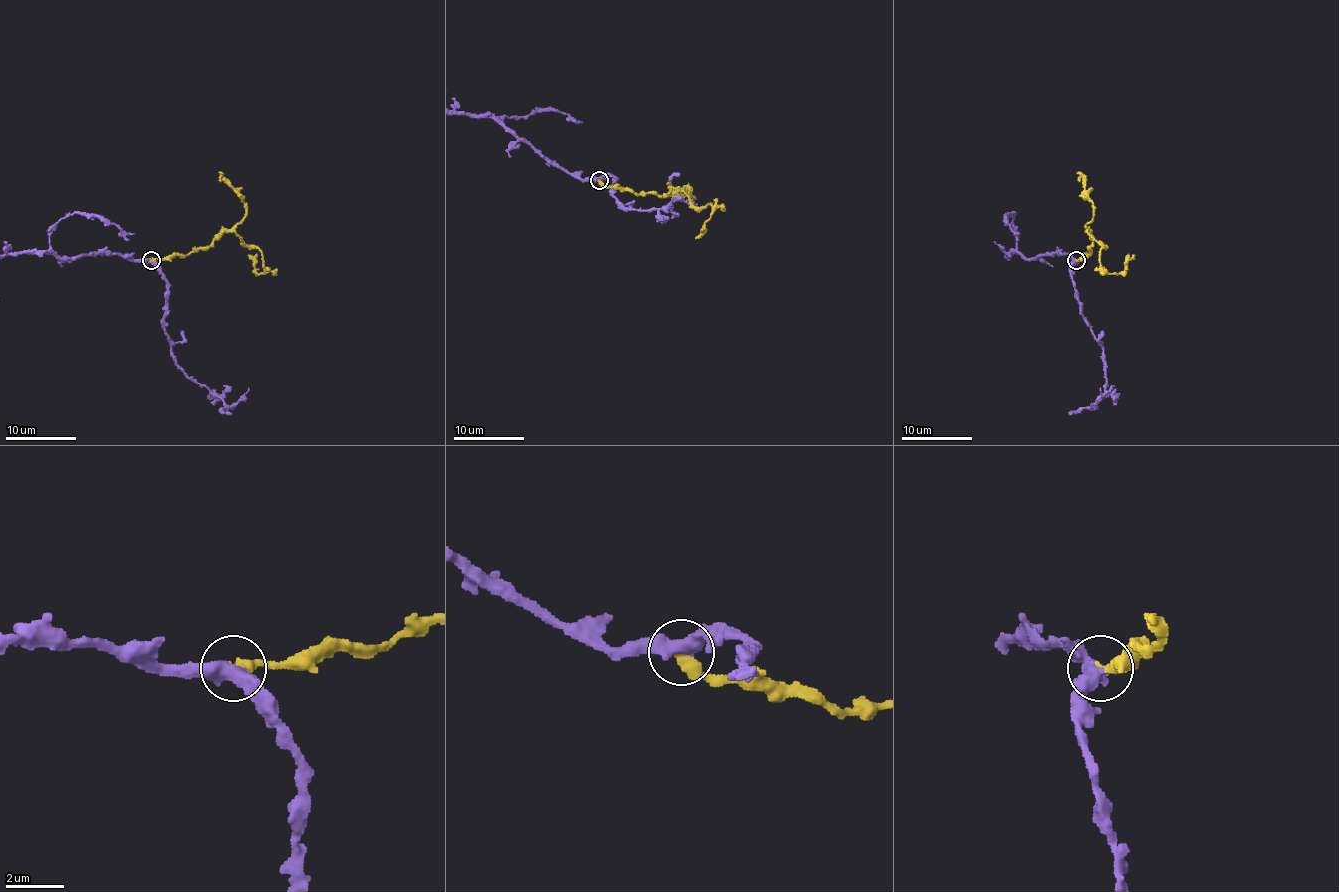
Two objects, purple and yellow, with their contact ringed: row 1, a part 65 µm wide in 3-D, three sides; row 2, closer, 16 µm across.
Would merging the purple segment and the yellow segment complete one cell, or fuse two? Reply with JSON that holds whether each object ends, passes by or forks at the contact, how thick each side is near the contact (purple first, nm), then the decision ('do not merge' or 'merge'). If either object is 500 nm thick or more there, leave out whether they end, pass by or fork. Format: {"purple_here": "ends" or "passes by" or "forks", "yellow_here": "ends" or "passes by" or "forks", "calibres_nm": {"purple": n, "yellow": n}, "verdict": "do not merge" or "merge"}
{"purple_here": "passes by", "yellow_here": "ends", "calibres_nm": {"purple": 480, "yellow": 440}, "verdict": "merge"}

